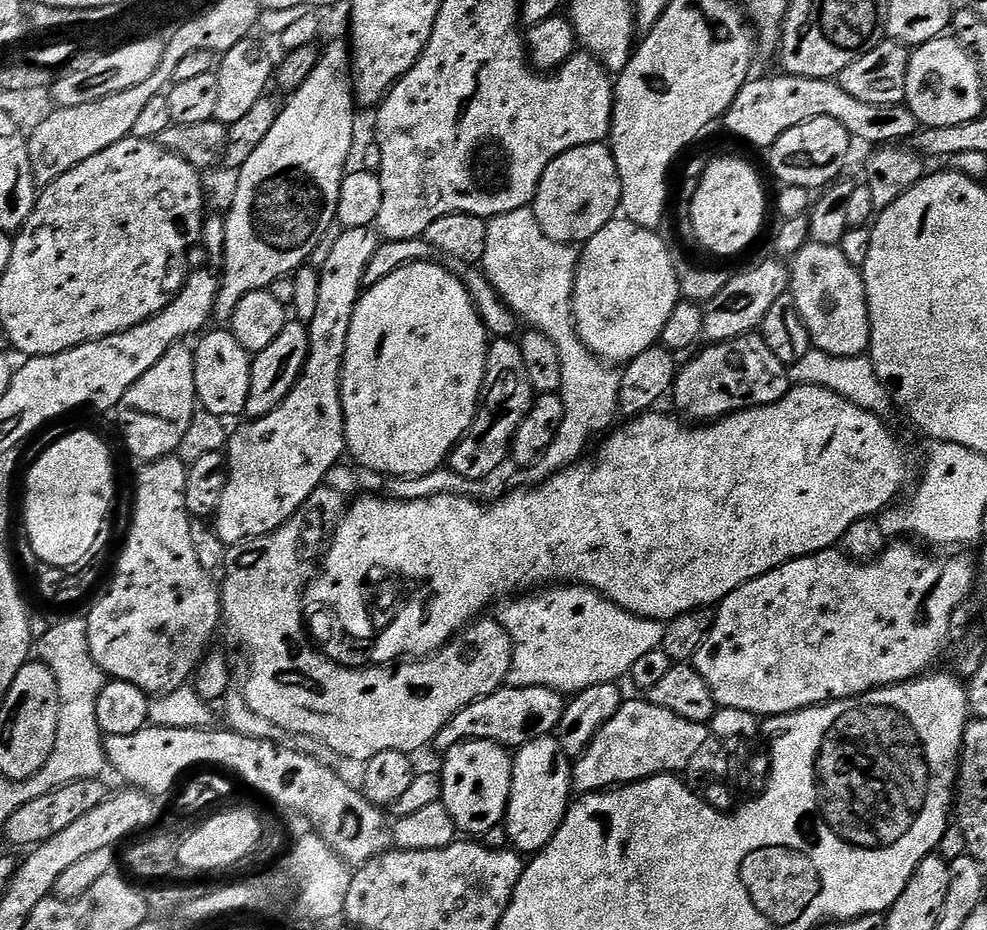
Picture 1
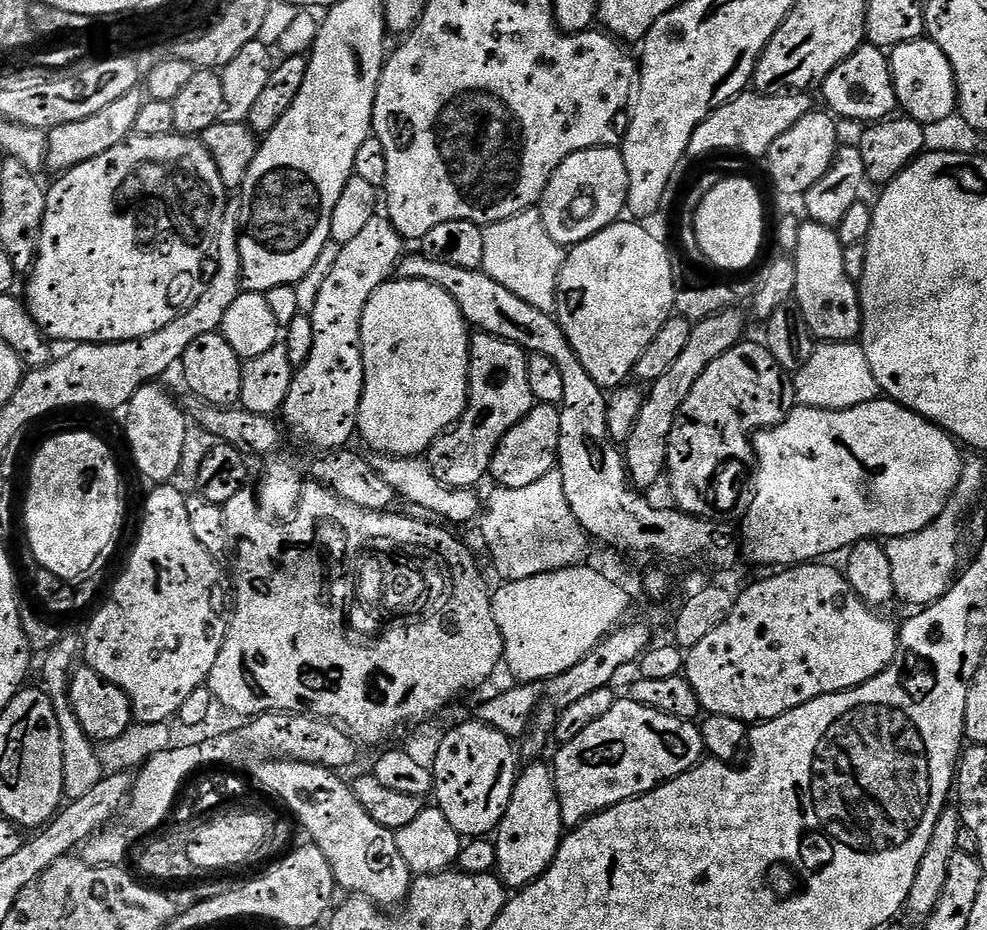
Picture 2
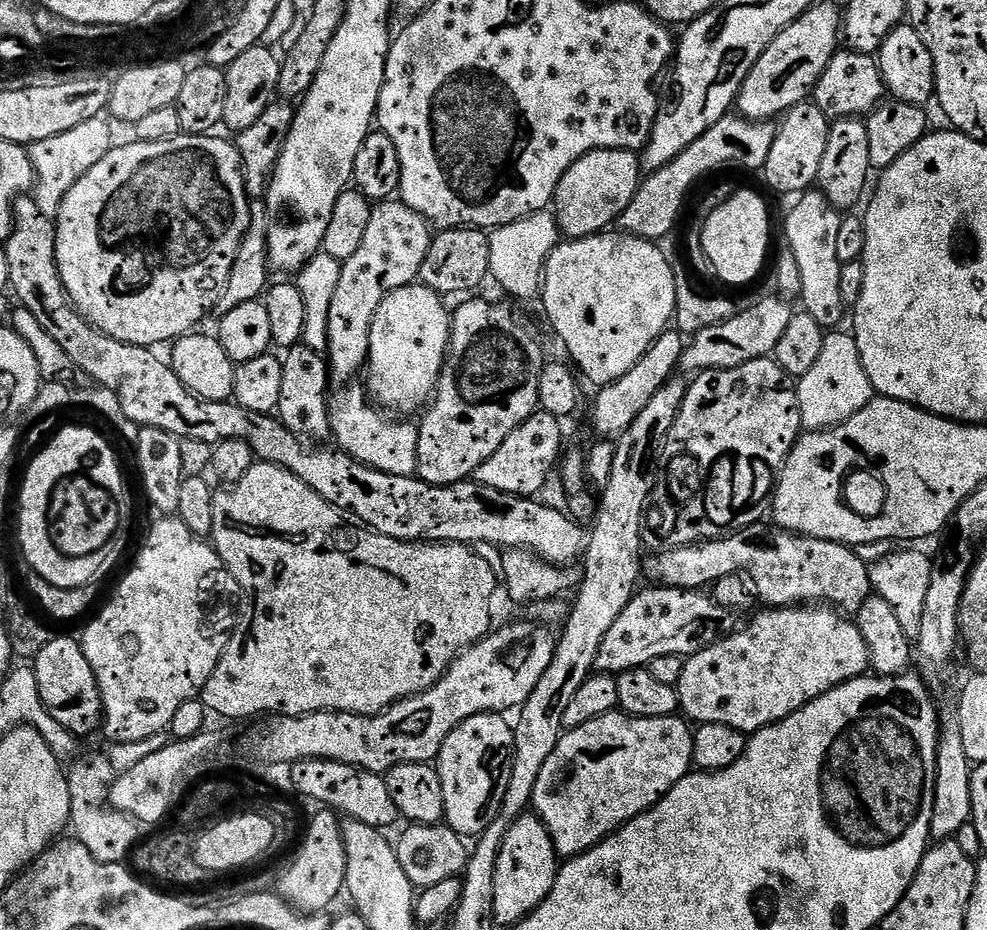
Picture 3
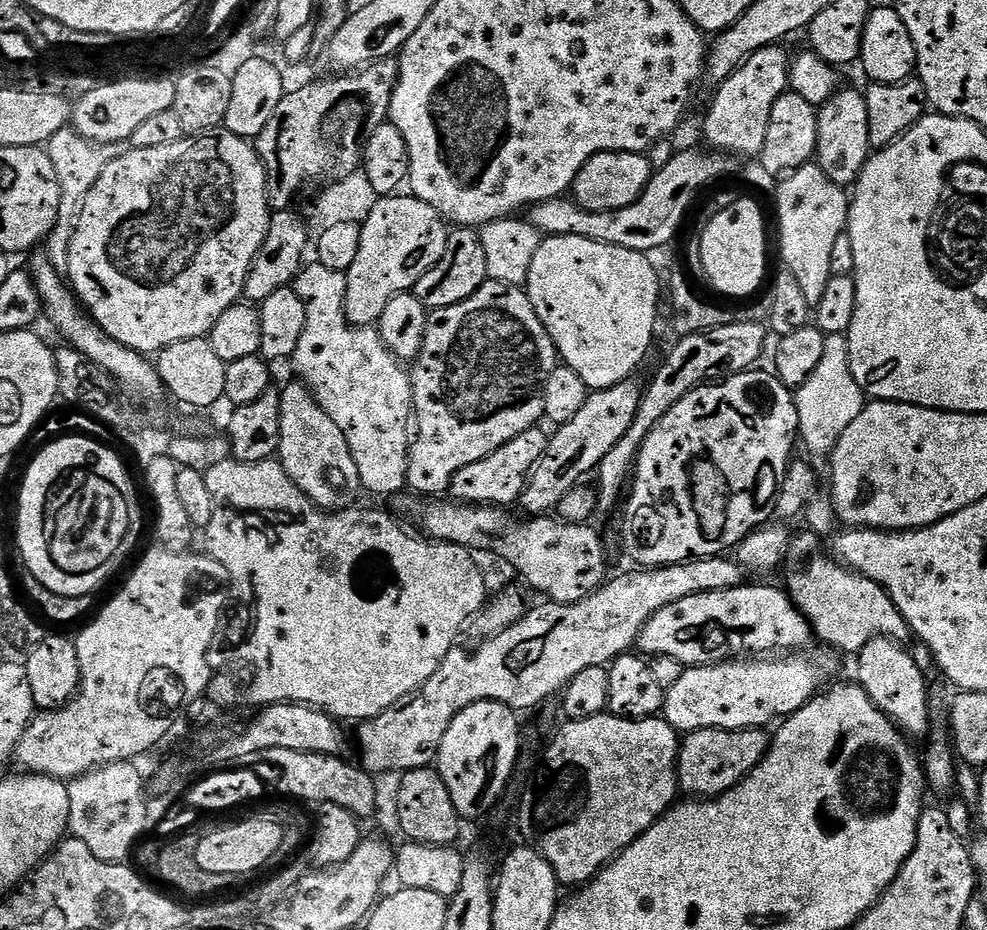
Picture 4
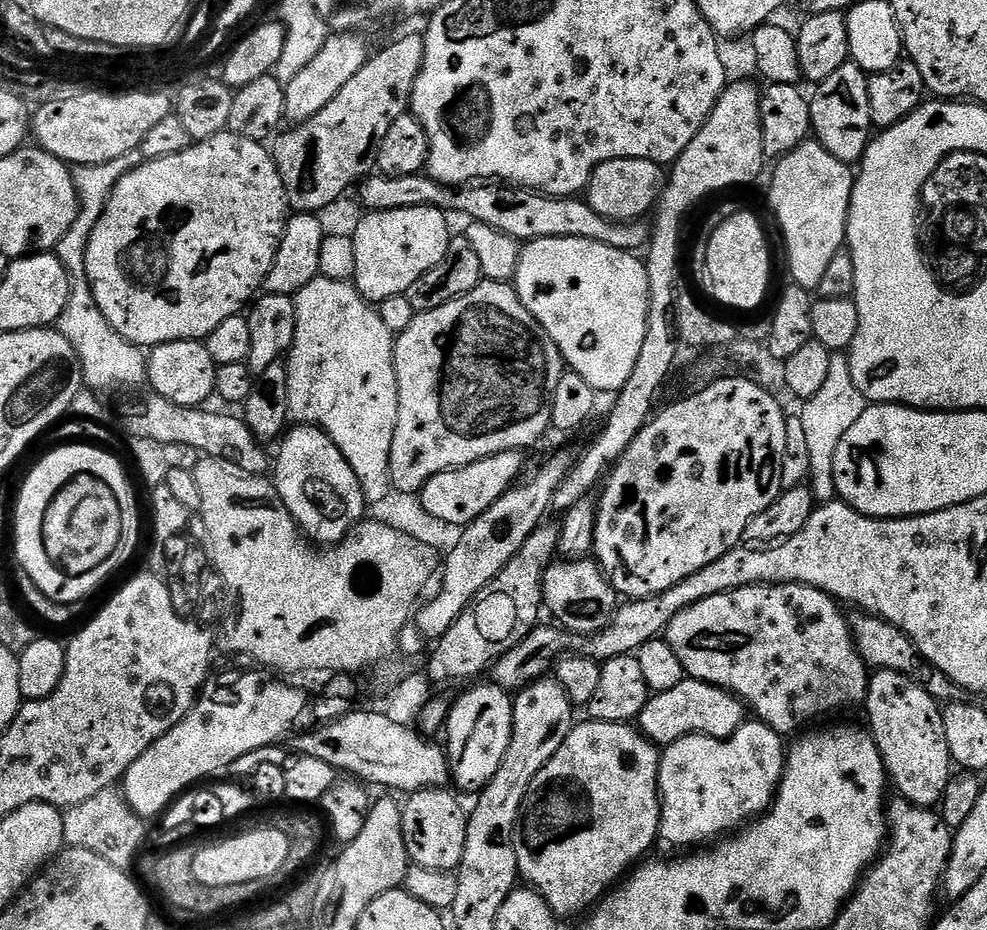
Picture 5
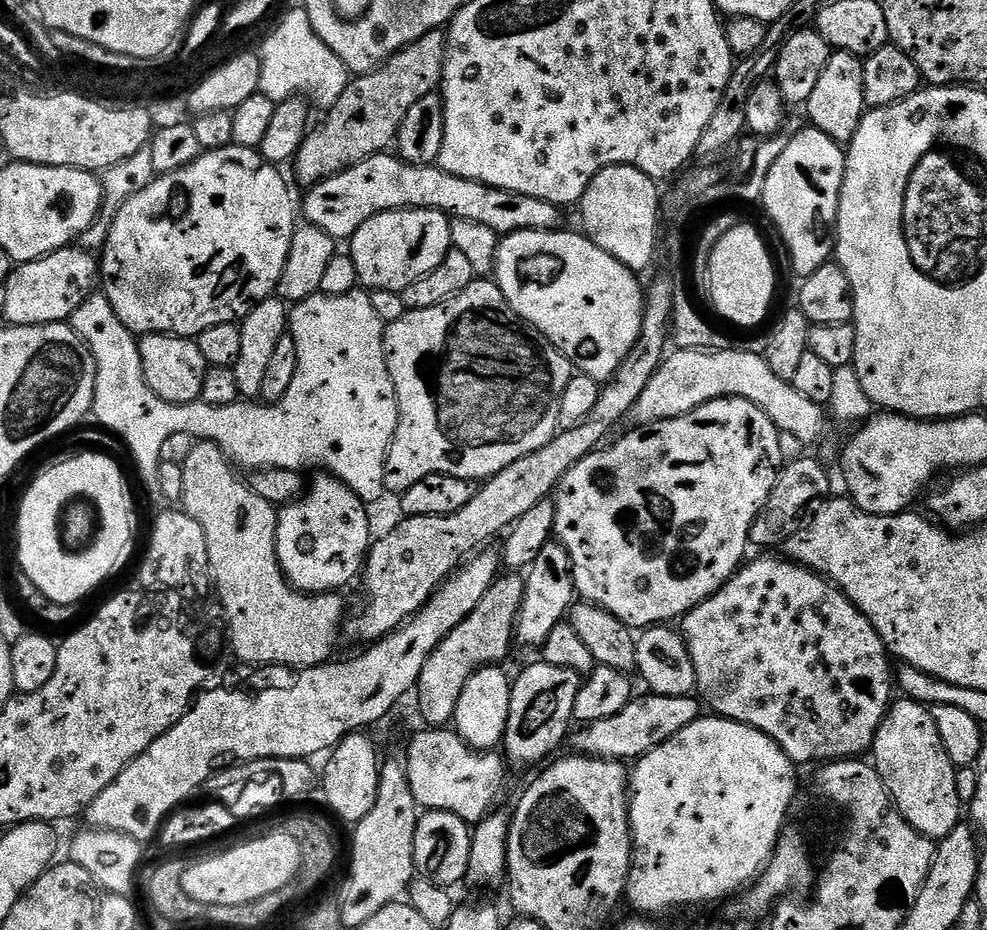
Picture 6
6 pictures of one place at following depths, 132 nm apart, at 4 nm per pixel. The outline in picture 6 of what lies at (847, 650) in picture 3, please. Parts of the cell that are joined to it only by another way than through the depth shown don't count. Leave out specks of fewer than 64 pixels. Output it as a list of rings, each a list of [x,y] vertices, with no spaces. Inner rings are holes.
[[[644,694],[644,697],[634,698],[626,706],[626,710],[618,710],[614,718],[602,718],[602,722],[585,724],[570,736],[577,753],[586,756],[598,756],[601,760],[618,760],[632,762],[645,756],[654,746],[674,738],[678,730],[690,726],[690,722],[700,719],[702,704],[695,695],[690,696],[658,696]]]

